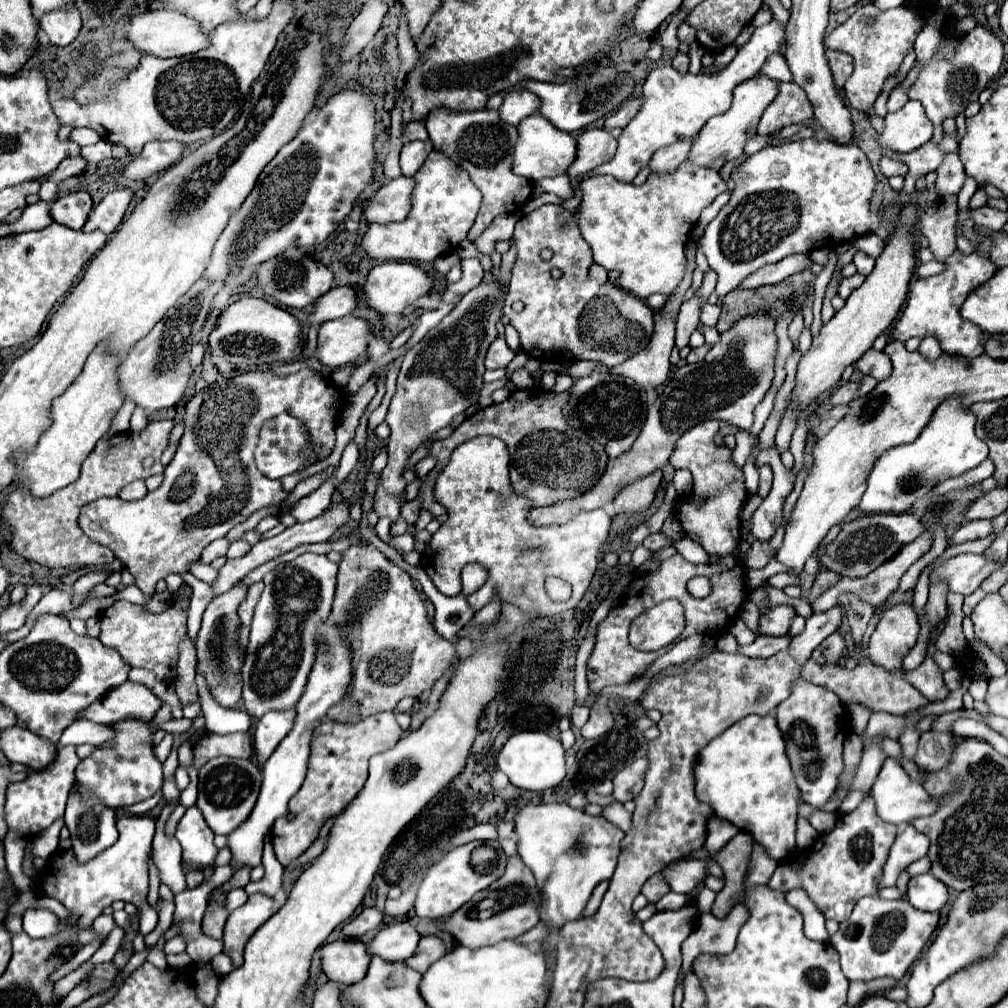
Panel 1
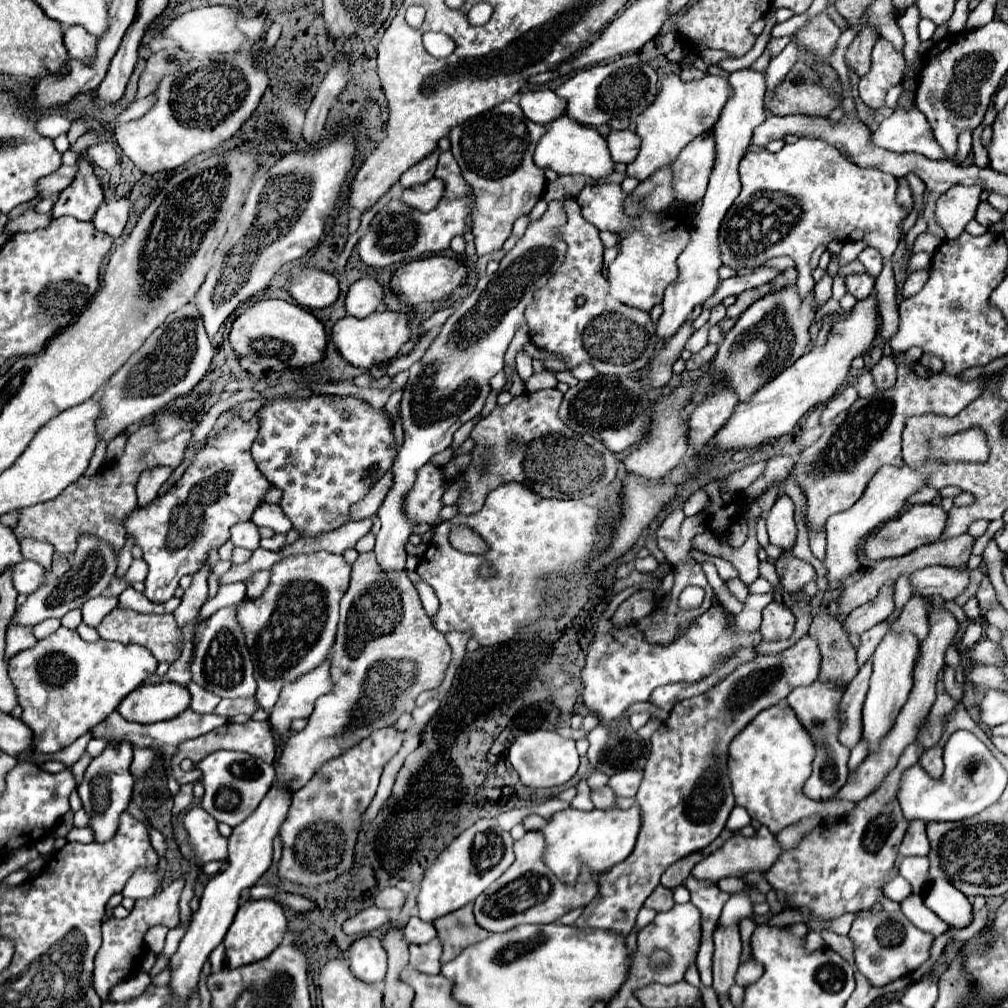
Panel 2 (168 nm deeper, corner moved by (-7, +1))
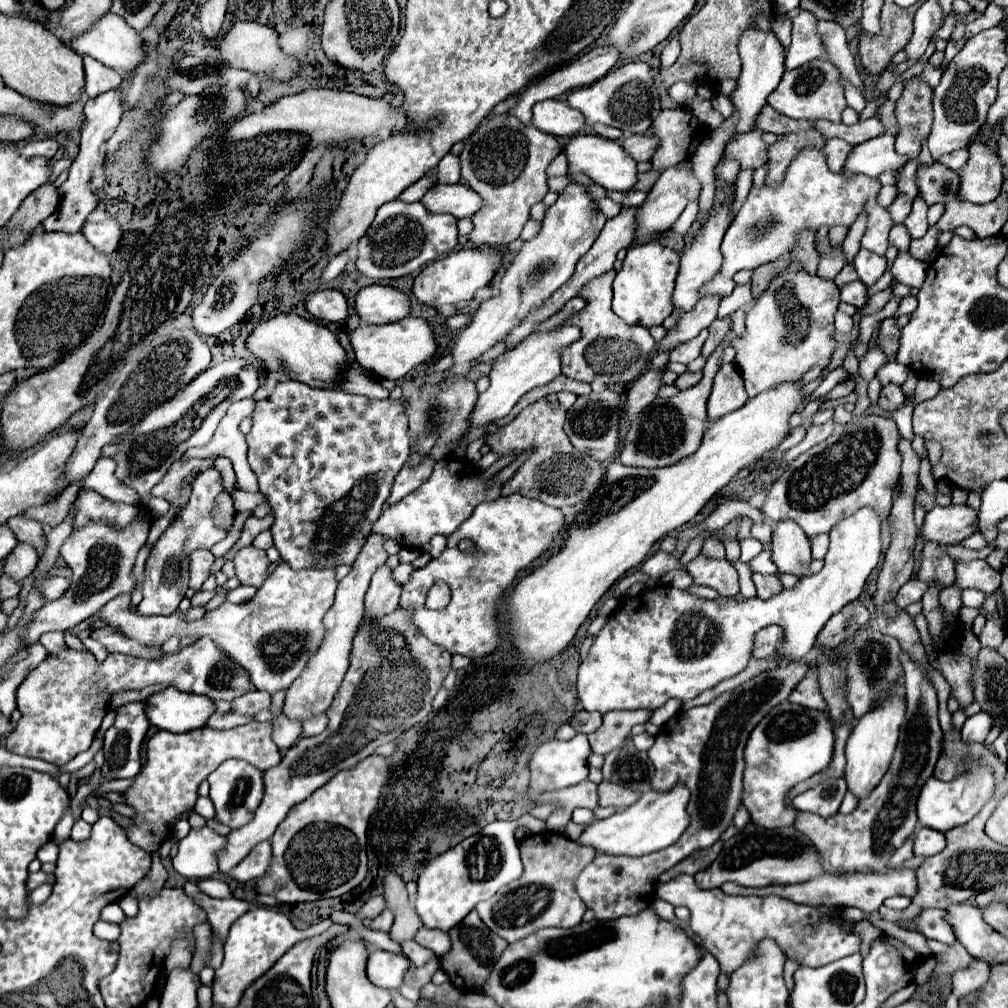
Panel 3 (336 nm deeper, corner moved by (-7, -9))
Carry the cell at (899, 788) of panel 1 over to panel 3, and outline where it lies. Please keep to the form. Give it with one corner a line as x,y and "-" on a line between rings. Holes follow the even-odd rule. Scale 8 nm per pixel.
974,766
968,774
952,782
940,782
938,778
932,776
918,796
918,818
922,826
948,832
956,826
970,822
982,810
982,806
990,800
992,790
994,790
994,776
992,776
992,770
986,766

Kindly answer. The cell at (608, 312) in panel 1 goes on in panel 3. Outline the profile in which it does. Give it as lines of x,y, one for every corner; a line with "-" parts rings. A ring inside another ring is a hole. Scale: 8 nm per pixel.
610,270
606,272
606,276
594,280
594,284
590,284
590,288
582,292
582,298
588,300
586,308
574,314
570,320
566,320
566,324
578,324
578,328
582,328
582,338
562,352
562,374
574,380
598,380
606,386
616,382
628,384
648,368
648,362
652,358
650,354
654,352
656,342
650,336
650,332
642,326
628,326
610,308
610,296
606,294
606,288
612,288
614,276
616,272

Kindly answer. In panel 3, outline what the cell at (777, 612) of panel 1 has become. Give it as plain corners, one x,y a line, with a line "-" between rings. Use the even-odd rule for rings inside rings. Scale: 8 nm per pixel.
766,626
766,628
758,630
756,638
754,638
752,656
754,658
770,658
774,654
774,648
778,646
780,638
782,638
782,628
778,628
778,626

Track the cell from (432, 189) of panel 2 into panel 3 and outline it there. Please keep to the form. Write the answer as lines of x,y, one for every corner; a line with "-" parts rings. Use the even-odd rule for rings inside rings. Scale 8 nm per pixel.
436,184
432,186
422,202
430,212
438,214
452,214
454,218
474,216
482,208
482,198
466,184

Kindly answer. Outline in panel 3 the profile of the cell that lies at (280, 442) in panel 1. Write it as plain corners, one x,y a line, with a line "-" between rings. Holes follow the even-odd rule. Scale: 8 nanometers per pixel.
288,380
288,382
278,382
274,392
256,402
256,408
252,412
252,430
246,436
248,442
248,462
254,474
258,476
260,492
268,498
274,514
274,524
270,528
274,536
274,546
280,552
280,558
290,564
292,570
302,570
302,568
336,568
340,564
354,564
356,556
360,554
362,546
366,544
368,534
372,532
372,524
380,518
382,506
390,496
392,484
400,468
406,464
408,454
410,454
410,430
408,430
408,414
406,414
406,404
404,400
376,400
376,398
366,398
366,396
356,396
348,394
344,390
320,390
320,388
310,388
308,384

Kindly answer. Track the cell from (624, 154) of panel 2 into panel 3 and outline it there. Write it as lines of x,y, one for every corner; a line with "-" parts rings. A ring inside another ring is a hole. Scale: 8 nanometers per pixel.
630,134
624,138
624,148
626,152
630,152
630,156
634,156
636,162
646,162
654,156
656,148
658,148
658,138
656,136
646,136
646,134

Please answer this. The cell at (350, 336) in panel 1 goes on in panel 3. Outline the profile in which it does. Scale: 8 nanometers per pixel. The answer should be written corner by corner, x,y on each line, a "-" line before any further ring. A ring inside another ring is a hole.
414,316
384,326
362,324
350,334
350,342
354,346
356,360
364,370
374,372
374,376
388,380
404,378
410,370
428,362
438,352
438,342
434,338
432,324
424,318
414,318

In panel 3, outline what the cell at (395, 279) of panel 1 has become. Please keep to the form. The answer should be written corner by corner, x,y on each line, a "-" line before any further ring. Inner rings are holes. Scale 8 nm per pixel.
490,246
484,248
464,248
458,252
448,254
446,258
434,260
428,264
414,280
414,296
418,302
440,308
444,304
458,304
458,302
470,302
474,298
474,292
482,286
488,286
498,268
502,266
502,252

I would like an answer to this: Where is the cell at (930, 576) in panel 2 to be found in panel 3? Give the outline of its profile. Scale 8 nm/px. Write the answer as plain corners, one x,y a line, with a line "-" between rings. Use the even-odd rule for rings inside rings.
912,578
912,580
908,580
908,582
898,590
898,594
896,594
896,598
894,598
894,604
896,604
898,608
906,608
908,604
920,600
922,594
926,592
926,588
928,588
926,582
918,580
918,578

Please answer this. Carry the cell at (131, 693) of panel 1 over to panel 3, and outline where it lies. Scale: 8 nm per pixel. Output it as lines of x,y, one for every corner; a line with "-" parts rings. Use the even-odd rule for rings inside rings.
170,686
152,694
146,700
146,710
152,726
170,732
190,732
202,728
216,712
216,706
206,696
180,692

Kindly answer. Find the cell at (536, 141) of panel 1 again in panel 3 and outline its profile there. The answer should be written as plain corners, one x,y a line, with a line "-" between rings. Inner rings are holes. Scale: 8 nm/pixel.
578,134
568,140
568,144
564,146
564,152
568,156
568,166
572,172
588,174
596,184
604,186
606,190
628,192
638,182
636,160
630,154
626,154
626,150
616,140
606,140
596,134

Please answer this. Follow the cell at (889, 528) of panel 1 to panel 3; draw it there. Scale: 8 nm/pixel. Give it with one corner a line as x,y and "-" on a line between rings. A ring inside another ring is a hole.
968,504
934,506
920,530
922,540
934,540
940,544
958,544
978,530
978,512

